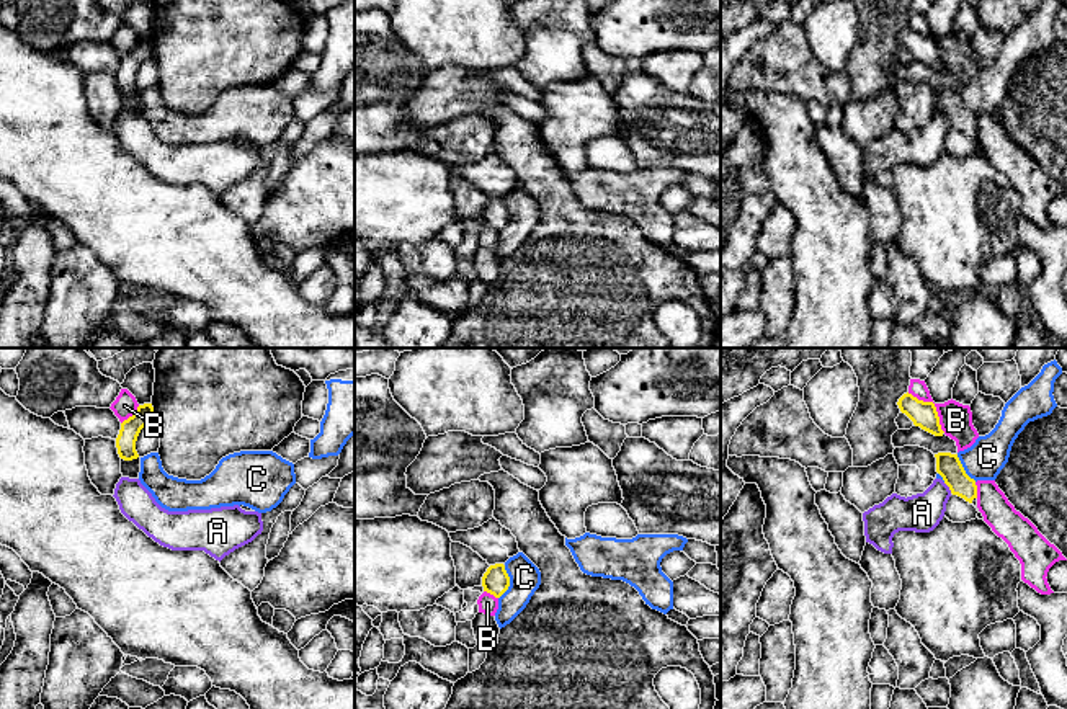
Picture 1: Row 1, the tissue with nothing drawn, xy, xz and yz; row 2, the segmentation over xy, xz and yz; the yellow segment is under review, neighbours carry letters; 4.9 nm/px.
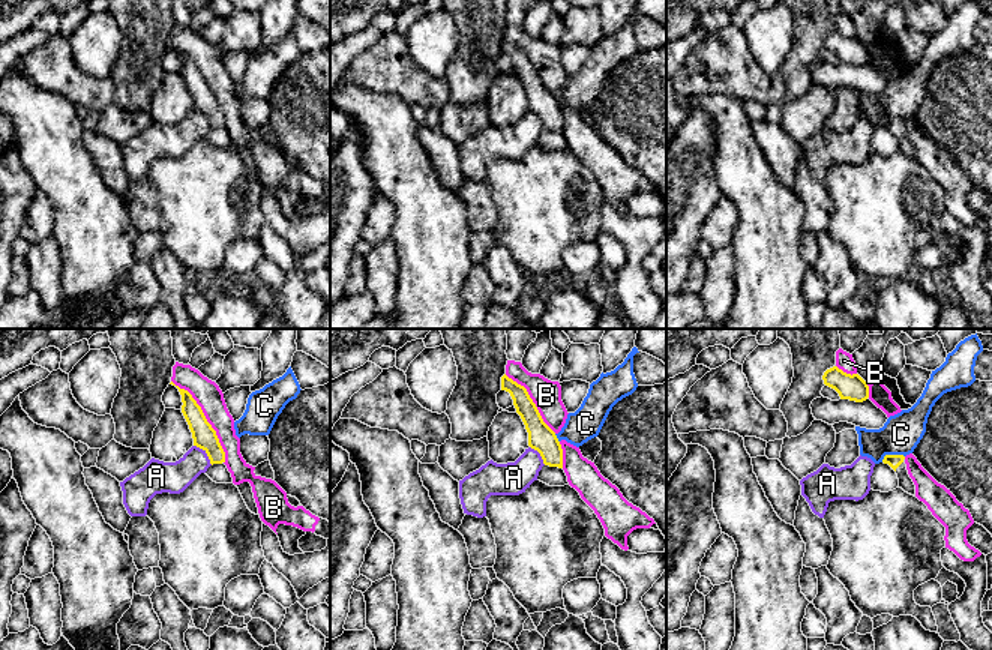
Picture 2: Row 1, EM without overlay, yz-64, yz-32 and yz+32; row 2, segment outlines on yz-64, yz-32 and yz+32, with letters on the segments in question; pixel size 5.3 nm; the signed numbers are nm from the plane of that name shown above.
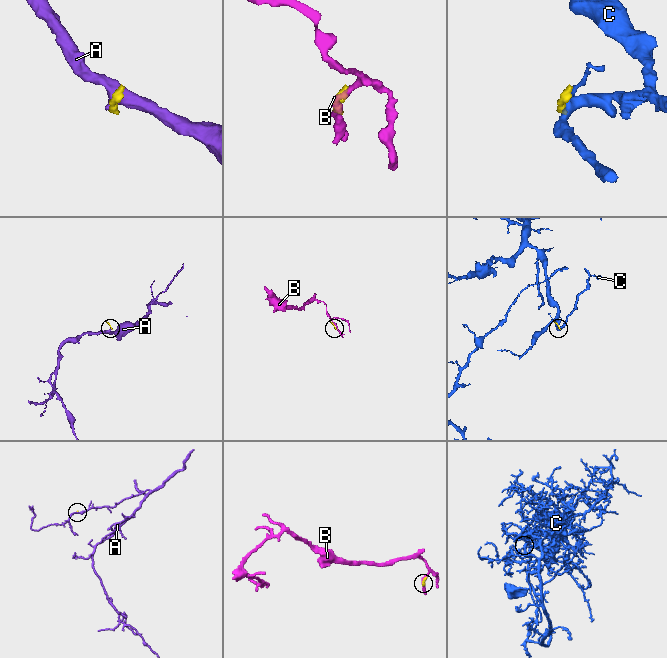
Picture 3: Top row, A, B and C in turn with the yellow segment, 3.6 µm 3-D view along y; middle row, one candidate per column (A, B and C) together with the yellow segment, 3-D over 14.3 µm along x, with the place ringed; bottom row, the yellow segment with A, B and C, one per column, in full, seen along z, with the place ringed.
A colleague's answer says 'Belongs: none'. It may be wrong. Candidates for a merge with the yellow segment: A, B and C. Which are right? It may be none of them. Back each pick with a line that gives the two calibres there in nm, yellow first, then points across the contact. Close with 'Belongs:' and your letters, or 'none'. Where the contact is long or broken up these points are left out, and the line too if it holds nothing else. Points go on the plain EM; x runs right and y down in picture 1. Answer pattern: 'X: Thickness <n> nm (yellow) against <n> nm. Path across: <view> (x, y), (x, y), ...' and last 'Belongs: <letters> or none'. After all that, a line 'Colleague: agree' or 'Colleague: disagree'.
Belongs: none
Colleague: agree

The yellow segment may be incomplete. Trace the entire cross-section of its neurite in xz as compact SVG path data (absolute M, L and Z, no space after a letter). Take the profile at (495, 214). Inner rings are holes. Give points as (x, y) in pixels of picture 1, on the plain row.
M495 198L487 203L482 211L484 225L500 232L510 221L510 211L503 198Z

